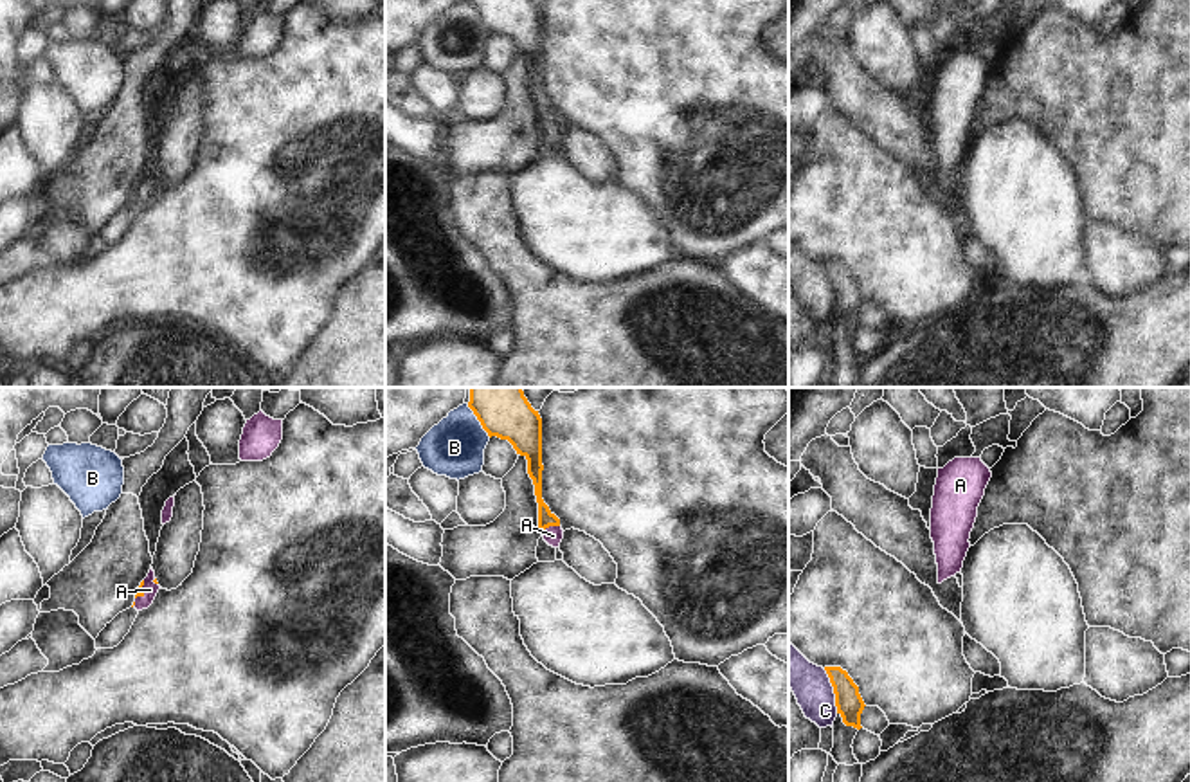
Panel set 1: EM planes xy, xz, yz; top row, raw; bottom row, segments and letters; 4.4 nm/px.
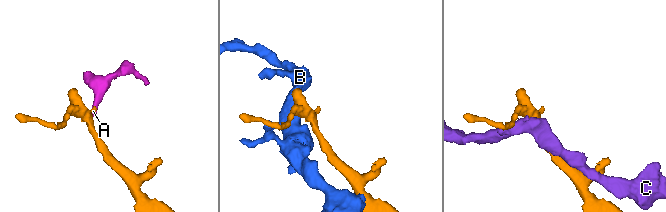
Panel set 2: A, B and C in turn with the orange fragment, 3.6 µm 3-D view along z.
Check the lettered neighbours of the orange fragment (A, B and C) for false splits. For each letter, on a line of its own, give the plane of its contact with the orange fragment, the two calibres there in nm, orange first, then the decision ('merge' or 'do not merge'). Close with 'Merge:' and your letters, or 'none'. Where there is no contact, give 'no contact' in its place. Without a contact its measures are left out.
A: contact in xz; calibres 70 and 90 nm; merge
B: contact in xz; calibres 240 and 260 nm; do not merge
C: contact in yz; calibres 120 and 170 nm; do not merge
Merge: A

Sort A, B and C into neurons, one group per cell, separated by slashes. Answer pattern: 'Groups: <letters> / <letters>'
Groups: A / B / C

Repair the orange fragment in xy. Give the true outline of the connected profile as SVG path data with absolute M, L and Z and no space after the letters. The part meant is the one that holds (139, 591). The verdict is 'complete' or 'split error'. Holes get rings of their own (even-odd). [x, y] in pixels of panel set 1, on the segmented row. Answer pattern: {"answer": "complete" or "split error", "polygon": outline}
{"answer": "split error", "polygon": "M151 568L148 577L140 582L131 607L135 607L137 611L148 609L153 604L158 589L160 589L160 586L158 586L158 582L155 578L155 571Z"}

